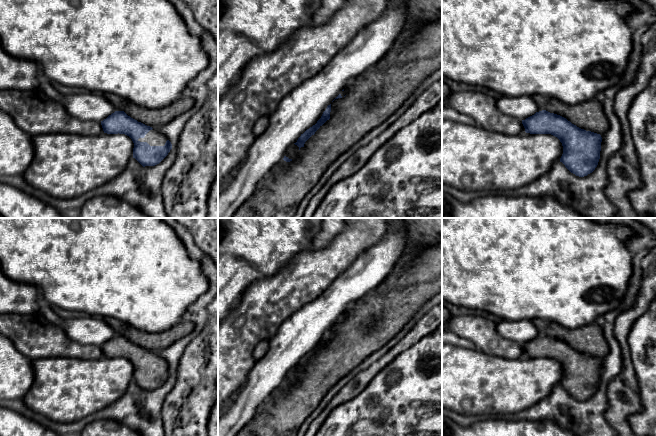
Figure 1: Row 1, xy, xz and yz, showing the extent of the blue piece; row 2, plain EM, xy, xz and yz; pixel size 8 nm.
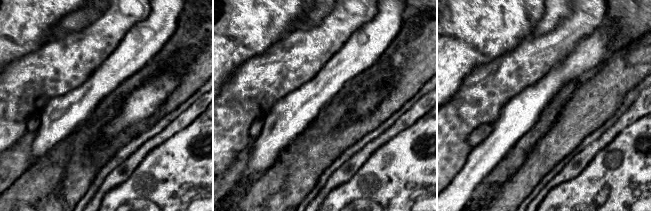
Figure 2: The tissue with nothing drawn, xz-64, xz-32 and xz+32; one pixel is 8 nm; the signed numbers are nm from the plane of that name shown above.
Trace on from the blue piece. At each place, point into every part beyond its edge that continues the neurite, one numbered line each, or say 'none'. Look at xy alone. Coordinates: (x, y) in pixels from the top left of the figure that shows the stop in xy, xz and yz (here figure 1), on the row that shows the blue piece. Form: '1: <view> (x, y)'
1: xy (154, 137)

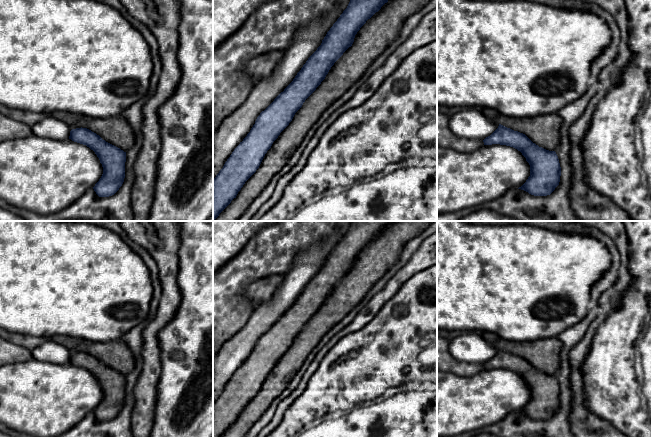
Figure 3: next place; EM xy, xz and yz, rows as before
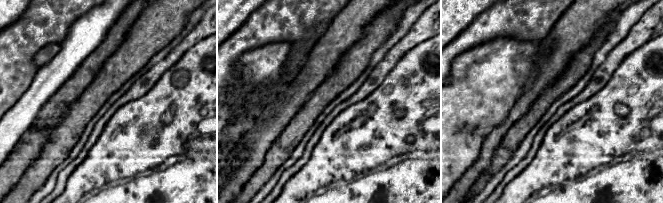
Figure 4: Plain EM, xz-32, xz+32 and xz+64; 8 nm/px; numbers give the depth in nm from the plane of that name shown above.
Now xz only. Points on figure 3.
none

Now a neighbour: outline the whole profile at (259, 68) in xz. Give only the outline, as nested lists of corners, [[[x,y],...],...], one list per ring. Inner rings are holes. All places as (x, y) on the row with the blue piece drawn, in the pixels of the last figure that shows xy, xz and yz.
[[[270,50],[246,63],[246,71],[253,80],[253,86],[270,76],[284,56],[284,50]]]

